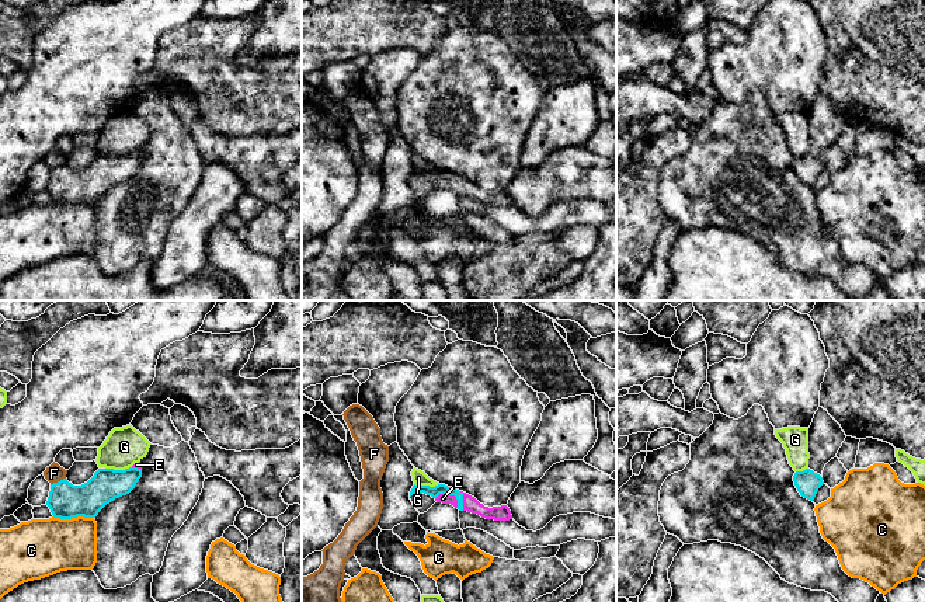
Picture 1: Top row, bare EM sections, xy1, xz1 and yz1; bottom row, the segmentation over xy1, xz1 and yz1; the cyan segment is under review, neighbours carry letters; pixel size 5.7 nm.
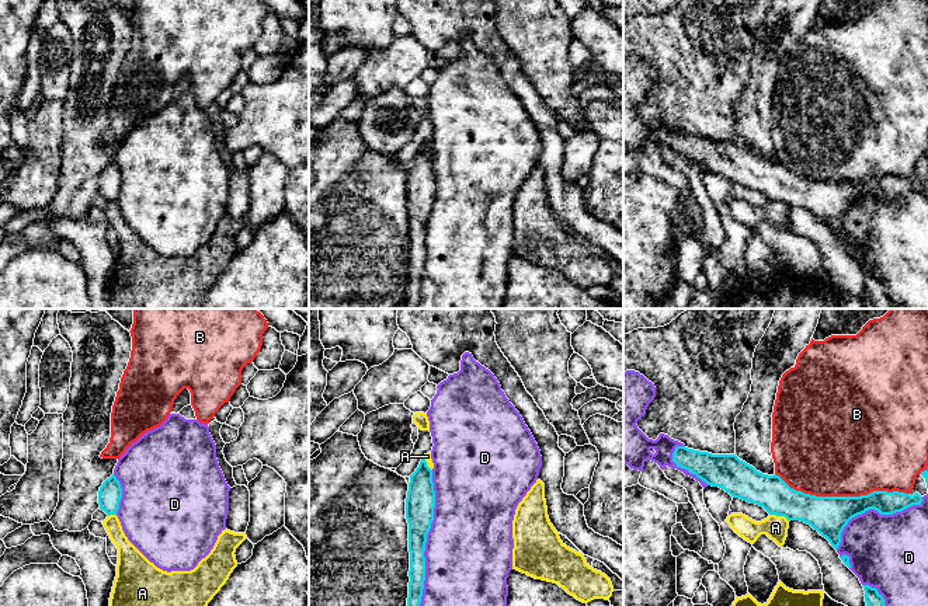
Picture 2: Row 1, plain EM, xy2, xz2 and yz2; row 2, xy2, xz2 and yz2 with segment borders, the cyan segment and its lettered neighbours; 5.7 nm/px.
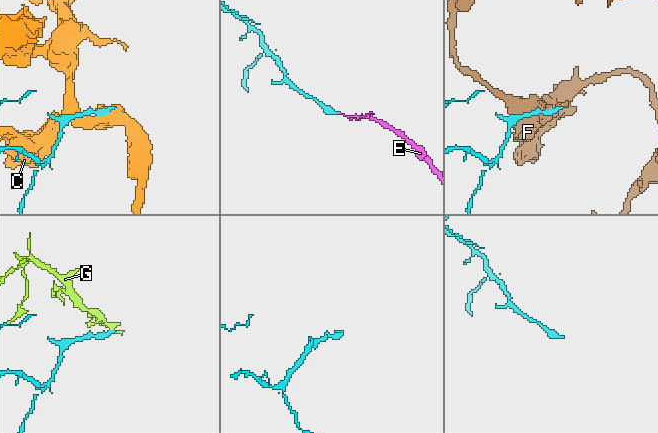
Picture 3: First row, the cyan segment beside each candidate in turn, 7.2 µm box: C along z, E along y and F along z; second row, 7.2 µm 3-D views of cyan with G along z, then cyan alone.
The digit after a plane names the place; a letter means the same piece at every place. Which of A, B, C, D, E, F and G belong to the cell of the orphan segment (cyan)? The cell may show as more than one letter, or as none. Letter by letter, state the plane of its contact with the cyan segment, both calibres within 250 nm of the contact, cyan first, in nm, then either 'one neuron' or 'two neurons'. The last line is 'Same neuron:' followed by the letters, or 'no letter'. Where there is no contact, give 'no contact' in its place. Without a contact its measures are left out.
A: yz2 | 200/140 nm | two neurons
B: yz2 | 220/500 nm | two neurons
C: xy1 | 200/320 nm | two neurons
D: xz2 | 170/480 nm | two neurons
E: xz1 | 60/50 nm | one neuron
F: xy1 | 200/100 nm | two neurons
G: xy1 | 190/220 nm | two neurons
Same neuron: E

